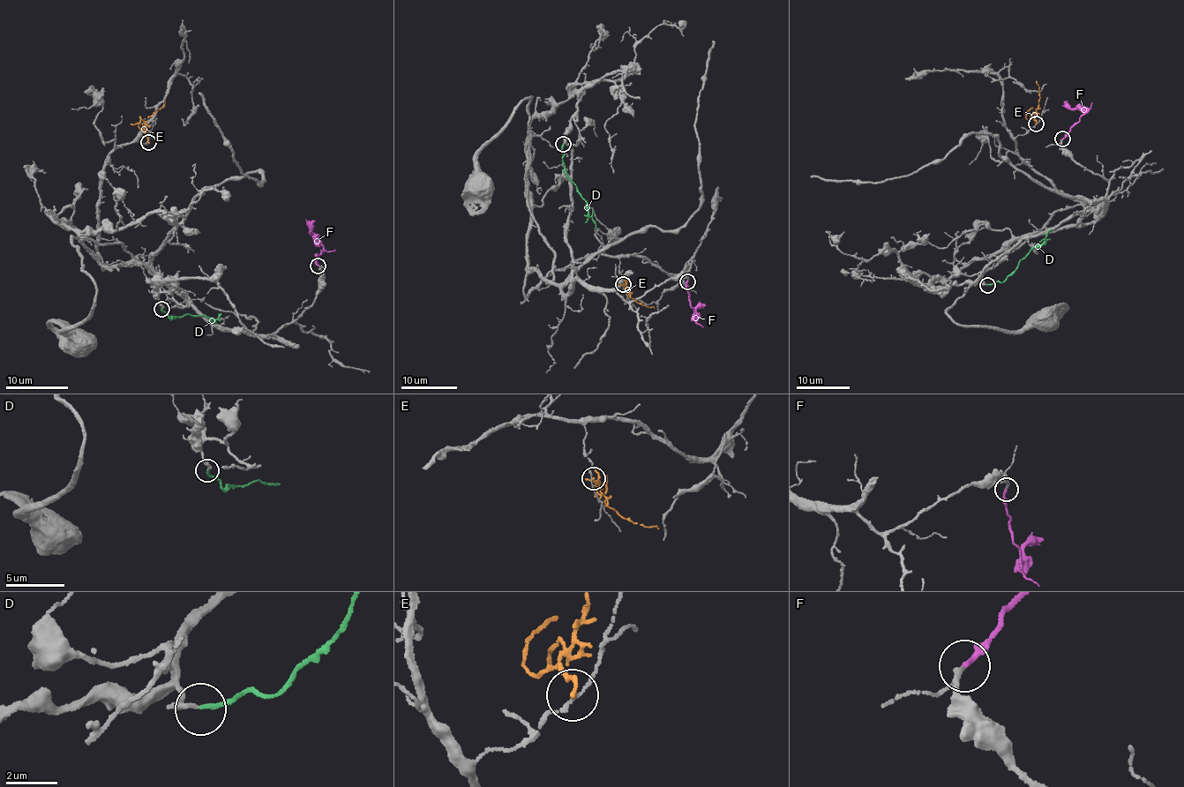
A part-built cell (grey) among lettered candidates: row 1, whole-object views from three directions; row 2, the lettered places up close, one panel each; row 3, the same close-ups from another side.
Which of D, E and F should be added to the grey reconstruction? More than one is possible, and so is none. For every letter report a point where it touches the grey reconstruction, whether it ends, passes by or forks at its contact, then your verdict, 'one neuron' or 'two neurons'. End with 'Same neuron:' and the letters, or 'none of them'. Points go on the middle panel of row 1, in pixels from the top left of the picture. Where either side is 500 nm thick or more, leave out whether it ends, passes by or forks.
D: contact (563, 144); it ends; one neuron
E: contact (623, 284); it ends; two neurons
F: contact (687, 281); it ends; one neuron
Same neuron: D, F

